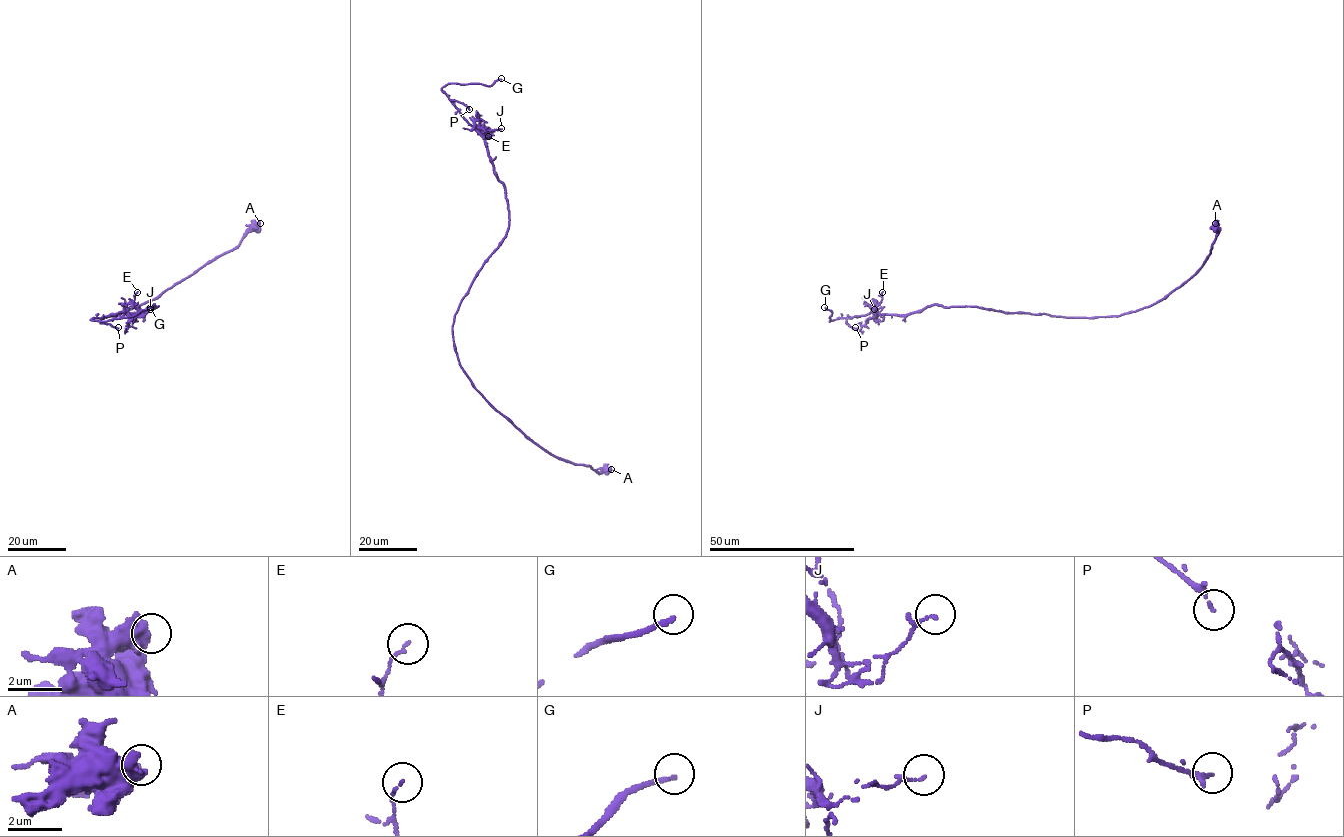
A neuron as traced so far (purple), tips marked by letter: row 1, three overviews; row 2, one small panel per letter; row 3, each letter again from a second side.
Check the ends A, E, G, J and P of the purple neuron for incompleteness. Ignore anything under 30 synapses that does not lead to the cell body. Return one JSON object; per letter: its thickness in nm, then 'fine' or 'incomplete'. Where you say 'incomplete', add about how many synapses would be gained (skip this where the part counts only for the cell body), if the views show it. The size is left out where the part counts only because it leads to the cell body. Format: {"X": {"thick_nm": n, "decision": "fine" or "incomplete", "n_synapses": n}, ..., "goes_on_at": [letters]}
{"A": {"thick_nm": 700, "decision": "fine"}, "E": {"thick_nm": 110, "decision": "fine"}, "G": {"thick_nm": 170, "decision": "incomplete"}, "J": {"thick_nm": 120, "decision": "fine"}, "P": {"thick_nm": 90, "decision": "fine"}, "goes_on_at": ["G"]}

